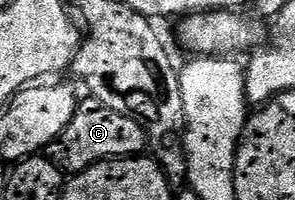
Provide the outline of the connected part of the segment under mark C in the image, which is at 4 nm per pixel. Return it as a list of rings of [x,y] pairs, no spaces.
[[[86,98],[74,111],[72,122],[68,122],[65,130],[54,139],[48,155],[63,173],[77,174],[94,164],[101,164],[103,160],[141,157],[147,148],[146,132],[132,118],[116,110],[108,110],[93,98]]]

